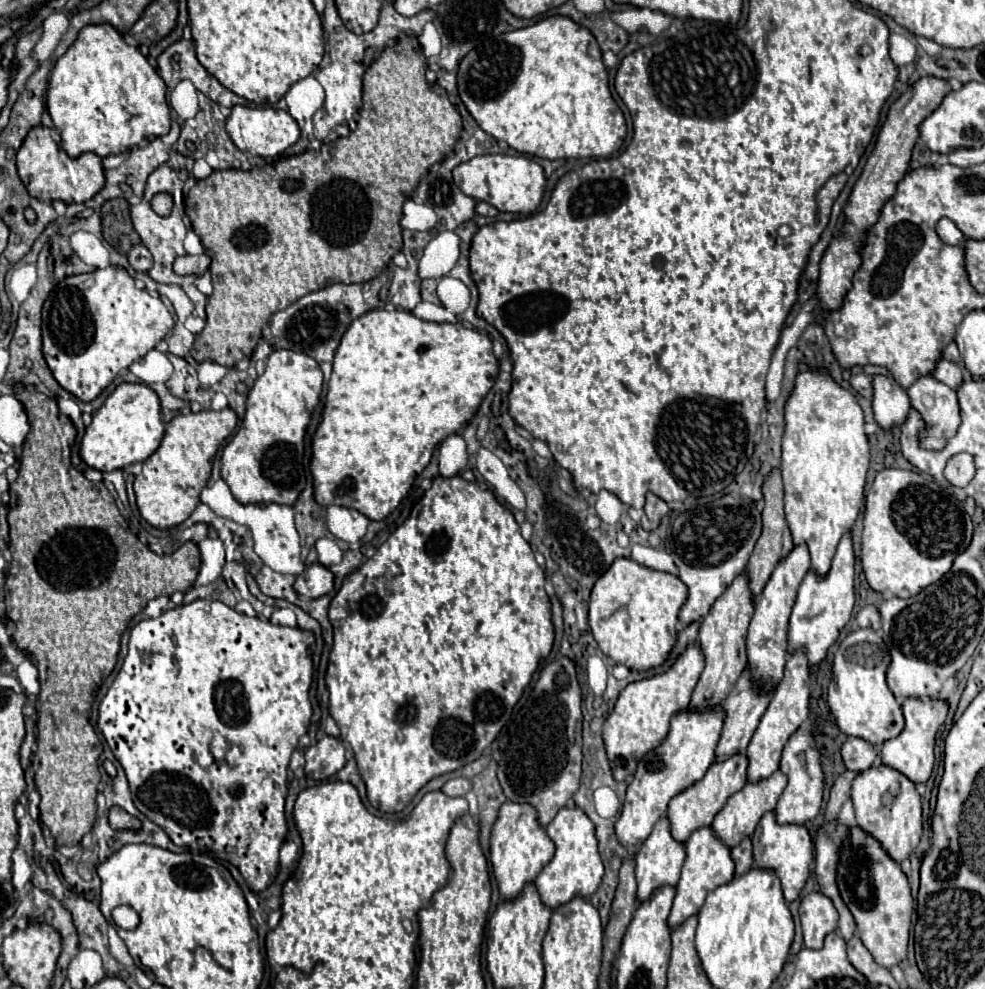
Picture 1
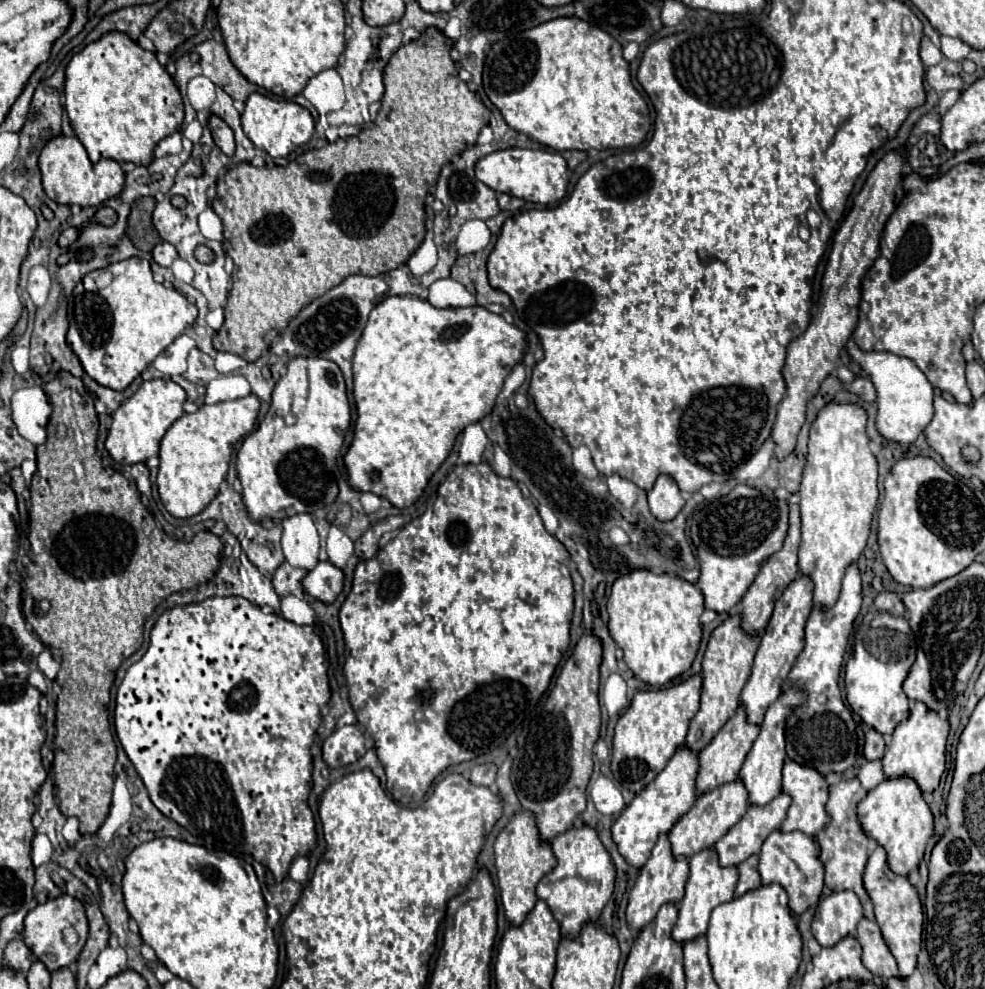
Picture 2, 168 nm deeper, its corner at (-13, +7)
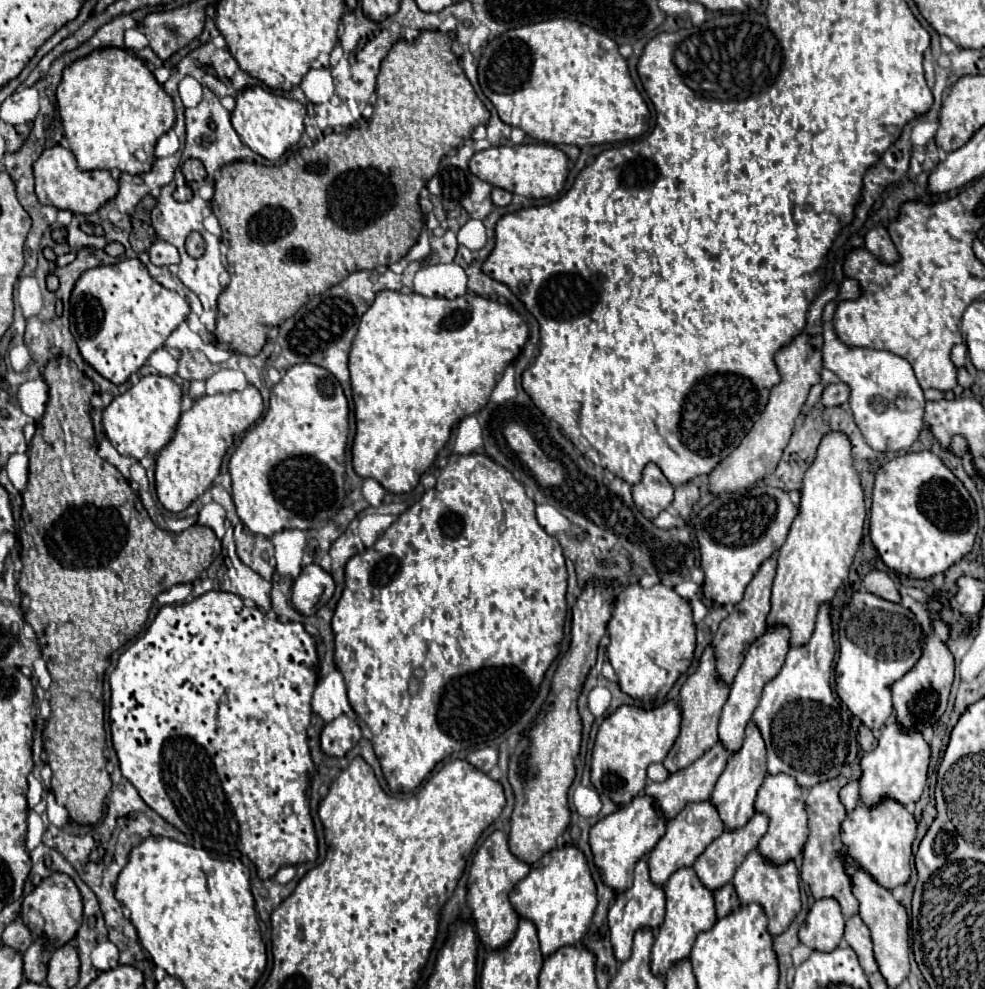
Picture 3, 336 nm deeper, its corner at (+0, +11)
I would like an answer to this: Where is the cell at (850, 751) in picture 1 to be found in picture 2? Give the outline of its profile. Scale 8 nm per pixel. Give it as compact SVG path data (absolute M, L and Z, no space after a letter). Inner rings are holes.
M869 729L867 731L863 753L865 753L865 757L869 761L883 757L883 753L885 753L885 739L883 739L883 735L879 731L875 731L875 729Z

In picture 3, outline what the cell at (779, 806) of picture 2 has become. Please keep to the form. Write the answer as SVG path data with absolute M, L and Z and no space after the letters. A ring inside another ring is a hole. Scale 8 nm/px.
M754 813L754 817L744 825L744 827L738 827L738 829L724 829L724 833L720 837L716 837L708 847L706 851L694 861L694 871L696 875L700 877L700 881L708 887L708 889L718 889L722 885L726 885L728 881L732 881L732 875L736 871L736 867L744 861L744 857L758 847L758 841L760 837L766 833L766 827L768 827L768 817L764 813Z

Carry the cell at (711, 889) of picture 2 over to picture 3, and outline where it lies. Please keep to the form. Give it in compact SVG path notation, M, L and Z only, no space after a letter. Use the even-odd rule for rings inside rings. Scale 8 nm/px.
M692 867L678 869L668 883L664 885L666 891L666 919L658 927L654 945L652 945L652 973L666 973L668 967L684 957L690 955L690 949L696 941L700 931L710 929L716 923L716 909L714 909L714 893L702 885L698 875Z

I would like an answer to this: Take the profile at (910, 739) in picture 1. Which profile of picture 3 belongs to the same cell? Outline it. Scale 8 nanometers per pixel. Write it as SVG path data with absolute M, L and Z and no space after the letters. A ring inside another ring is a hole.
M894 719L890 725L886 725L882 729L882 735L878 739L878 747L870 753L864 753L864 757L860 761L862 803L876 805L882 797L892 797L904 805L916 803L926 787L928 765L930 765L930 745L924 739L924 735L920 731L914 731L912 735L906 733L898 725L898 721Z

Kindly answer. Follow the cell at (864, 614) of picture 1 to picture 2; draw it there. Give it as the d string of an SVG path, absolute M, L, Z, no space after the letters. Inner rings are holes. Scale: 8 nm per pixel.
M883 591L875 597L875 607L879 611L891 611L895 615L903 615L905 613L905 605L901 601L901 597L893 591Z

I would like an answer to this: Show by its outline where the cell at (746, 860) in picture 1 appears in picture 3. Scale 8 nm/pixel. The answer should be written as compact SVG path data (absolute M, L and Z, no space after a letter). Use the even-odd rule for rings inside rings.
M726 883L720 889L716 889L714 891L714 899L716 899L716 915L718 917L728 915L730 911L734 911L740 905L738 895L736 895L736 889L734 889L732 883Z

